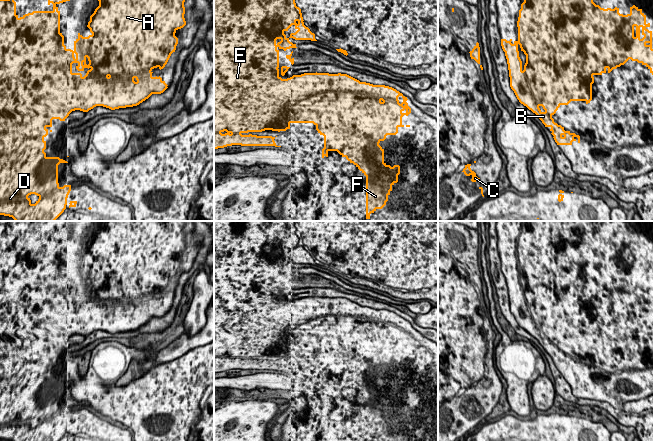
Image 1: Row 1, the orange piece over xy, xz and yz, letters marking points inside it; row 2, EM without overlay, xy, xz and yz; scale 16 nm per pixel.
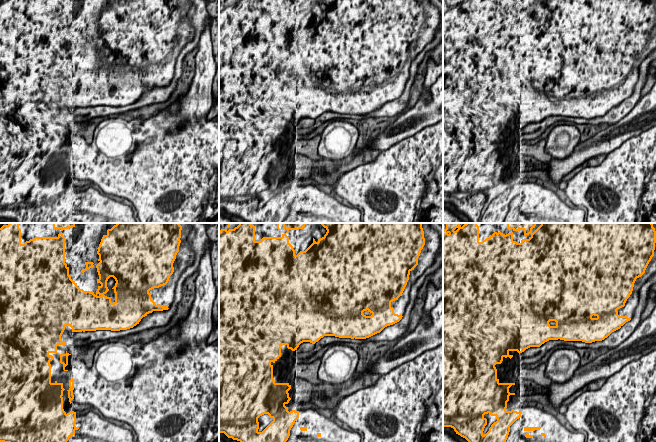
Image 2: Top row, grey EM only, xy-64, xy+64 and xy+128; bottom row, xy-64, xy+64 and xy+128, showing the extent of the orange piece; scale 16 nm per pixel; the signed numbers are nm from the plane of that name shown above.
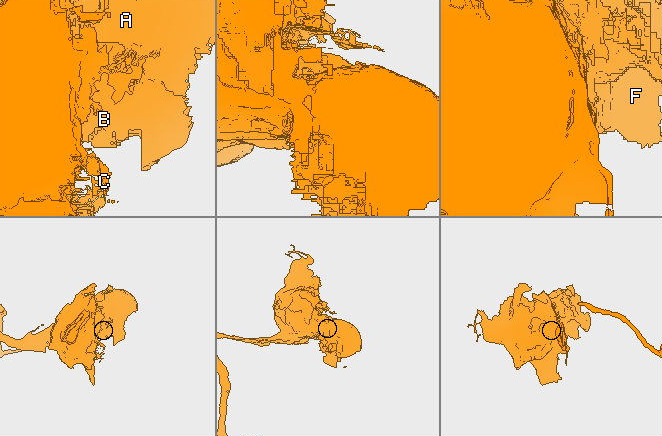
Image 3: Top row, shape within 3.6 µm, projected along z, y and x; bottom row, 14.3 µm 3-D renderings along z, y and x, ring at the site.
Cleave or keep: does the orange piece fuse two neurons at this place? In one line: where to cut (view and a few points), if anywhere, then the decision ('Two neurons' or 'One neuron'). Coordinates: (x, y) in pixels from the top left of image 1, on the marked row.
Split along xz (300, 75), (327, 90), (314, 103), (335, 124), (342, 154). Two neurons

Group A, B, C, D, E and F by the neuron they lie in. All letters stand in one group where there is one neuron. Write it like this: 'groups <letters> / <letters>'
groups A F / B C D E

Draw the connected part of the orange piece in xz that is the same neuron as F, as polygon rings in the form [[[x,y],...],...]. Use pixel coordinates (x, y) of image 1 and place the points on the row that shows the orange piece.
[[[304,73],[301,74],[301,85],[319,85],[320,89],[327,92],[318,93],[314,99],[315,107],[320,108],[320,114],[325,115],[328,121],[336,124],[336,130],[332,131],[338,147],[350,163],[353,163],[366,176],[366,219],[377,209],[382,209],[388,201],[392,186],[398,182],[400,166],[391,167],[384,162],[384,149],[379,145],[387,135],[396,135],[399,127],[404,127],[402,117],[411,113],[411,108],[406,102],[408,99],[396,89],[385,85],[373,85],[347,75],[329,73]]]

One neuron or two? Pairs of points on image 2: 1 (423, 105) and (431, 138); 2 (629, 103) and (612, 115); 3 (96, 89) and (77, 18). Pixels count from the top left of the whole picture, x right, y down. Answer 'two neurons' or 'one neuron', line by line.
1: two neurons
2: one neuron
3: two neurons

